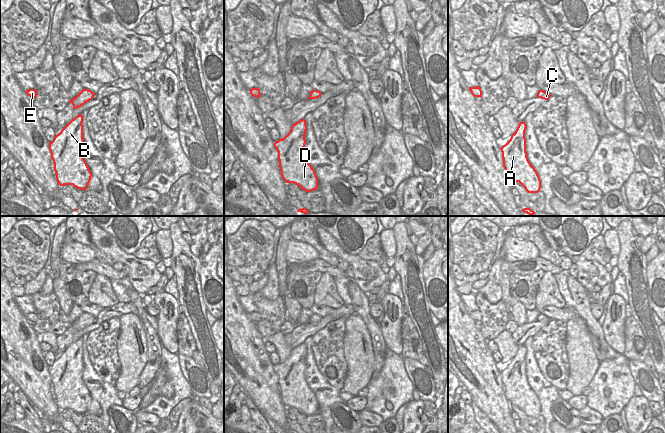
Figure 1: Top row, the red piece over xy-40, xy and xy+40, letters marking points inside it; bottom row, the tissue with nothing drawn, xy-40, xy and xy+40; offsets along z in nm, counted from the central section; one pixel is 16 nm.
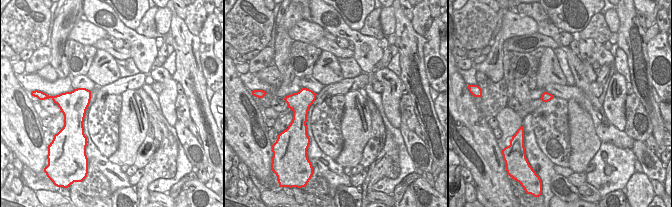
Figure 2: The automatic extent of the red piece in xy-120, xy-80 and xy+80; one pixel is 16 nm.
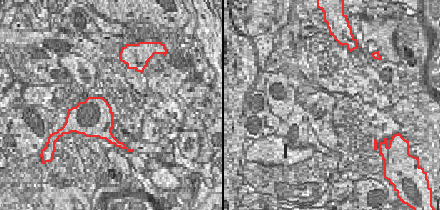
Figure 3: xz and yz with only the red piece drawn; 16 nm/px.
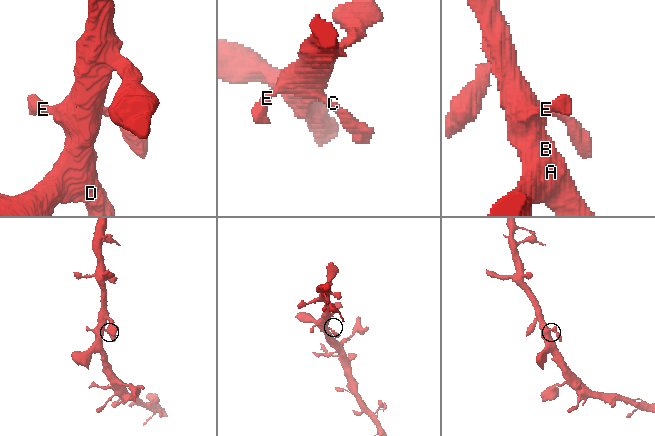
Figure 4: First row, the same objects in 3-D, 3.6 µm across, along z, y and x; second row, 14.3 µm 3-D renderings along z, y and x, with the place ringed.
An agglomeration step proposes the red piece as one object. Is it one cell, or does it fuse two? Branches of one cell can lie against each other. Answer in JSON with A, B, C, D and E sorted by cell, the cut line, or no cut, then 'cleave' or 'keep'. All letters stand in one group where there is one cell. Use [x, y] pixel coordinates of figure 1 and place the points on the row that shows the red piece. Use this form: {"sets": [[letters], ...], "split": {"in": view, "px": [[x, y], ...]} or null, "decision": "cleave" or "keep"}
{"sets": [["A", "B", "C", "D", "E"]], "split": null, "decision": "keep"}

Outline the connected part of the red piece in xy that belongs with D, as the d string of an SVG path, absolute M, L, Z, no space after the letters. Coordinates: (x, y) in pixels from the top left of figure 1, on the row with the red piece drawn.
M302 119L292 125L290 132L283 138L275 141L274 147L278 152L281 176L286 183L294 183L306 192L318 189L318 178L315 170L305 157L304 147L306 144L306 120Z

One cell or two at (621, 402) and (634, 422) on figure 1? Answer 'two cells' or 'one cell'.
two cells

